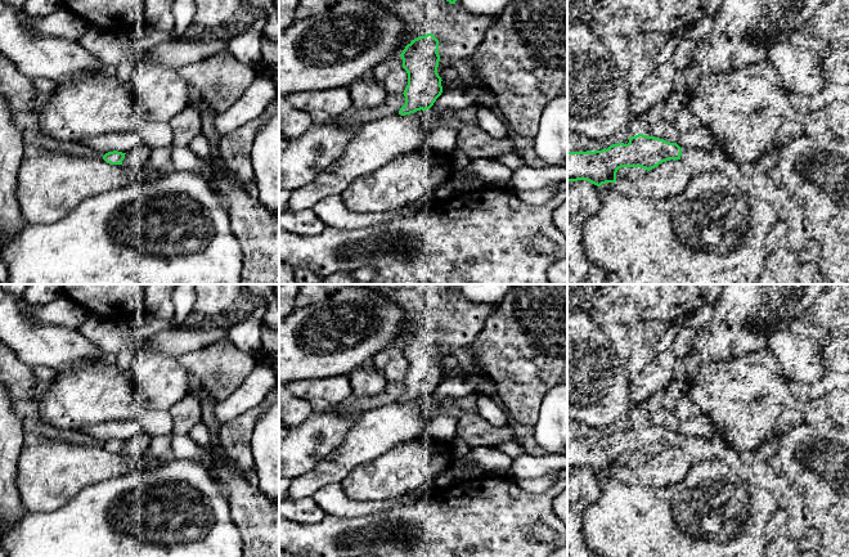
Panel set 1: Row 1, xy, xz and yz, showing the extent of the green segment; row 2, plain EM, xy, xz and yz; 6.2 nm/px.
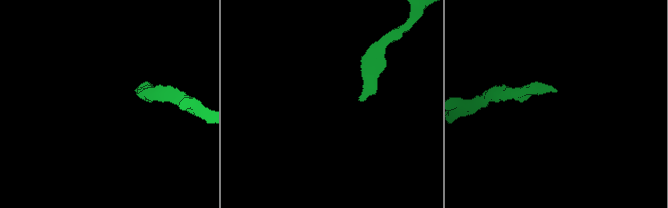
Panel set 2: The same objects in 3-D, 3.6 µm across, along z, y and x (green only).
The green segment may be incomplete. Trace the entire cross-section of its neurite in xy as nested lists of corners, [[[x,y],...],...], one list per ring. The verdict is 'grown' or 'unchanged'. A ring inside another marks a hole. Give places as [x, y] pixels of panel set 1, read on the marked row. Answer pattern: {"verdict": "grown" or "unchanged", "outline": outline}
{"verdict": "grown", "outline": [[[140,145],[127,153],[122,152],[108,152],[103,156],[103,160],[111,165],[121,165],[122,167],[132,171],[143,171],[148,166],[151,156],[151,148]]]}

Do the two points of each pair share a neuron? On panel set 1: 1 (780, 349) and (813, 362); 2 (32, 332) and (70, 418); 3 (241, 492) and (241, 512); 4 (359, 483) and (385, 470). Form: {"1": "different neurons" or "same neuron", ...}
{"1": "same neuron", "2": "different neurons", "3": "same neuron", "4": "same neuron"}

